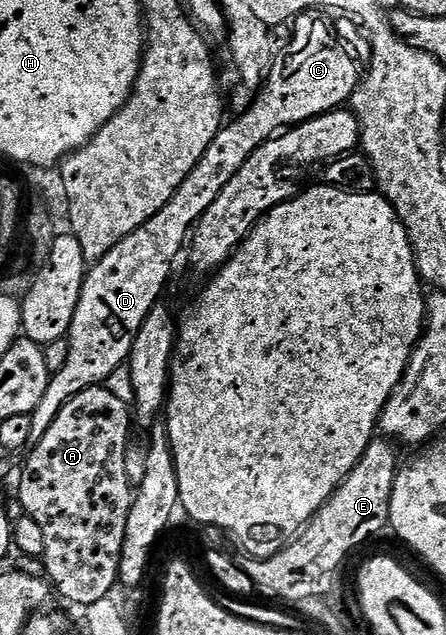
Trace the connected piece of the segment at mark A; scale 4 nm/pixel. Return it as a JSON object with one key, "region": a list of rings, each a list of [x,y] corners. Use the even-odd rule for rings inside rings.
{"region":[[[96,385],[87,388],[85,391],[75,395],[55,416],[54,422],[47,429],[47,434],[42,438],[37,438],[35,445],[28,451],[29,459],[25,462],[25,471],[21,474],[21,487],[17,490],[17,498],[21,501],[24,513],[31,520],[35,520],[39,524],[39,528],[43,528],[43,536],[45,537],[45,556],[43,565],[45,565],[44,573],[47,575],[48,581],[52,583],[57,590],[69,602],[74,602],[80,608],[86,608],[96,601],[110,597],[114,592],[113,585],[118,585],[121,576],[121,553],[123,552],[123,542],[127,536],[127,518],[133,507],[133,495],[135,493],[134,483],[129,483],[129,426],[131,428],[131,410],[125,402],[117,394],[112,394],[109,390],[104,390],[104,385]]]}

